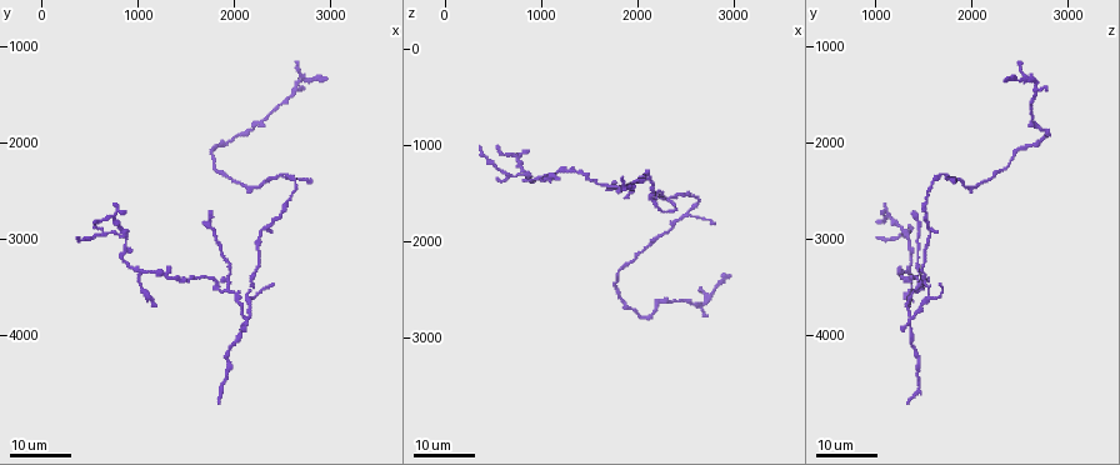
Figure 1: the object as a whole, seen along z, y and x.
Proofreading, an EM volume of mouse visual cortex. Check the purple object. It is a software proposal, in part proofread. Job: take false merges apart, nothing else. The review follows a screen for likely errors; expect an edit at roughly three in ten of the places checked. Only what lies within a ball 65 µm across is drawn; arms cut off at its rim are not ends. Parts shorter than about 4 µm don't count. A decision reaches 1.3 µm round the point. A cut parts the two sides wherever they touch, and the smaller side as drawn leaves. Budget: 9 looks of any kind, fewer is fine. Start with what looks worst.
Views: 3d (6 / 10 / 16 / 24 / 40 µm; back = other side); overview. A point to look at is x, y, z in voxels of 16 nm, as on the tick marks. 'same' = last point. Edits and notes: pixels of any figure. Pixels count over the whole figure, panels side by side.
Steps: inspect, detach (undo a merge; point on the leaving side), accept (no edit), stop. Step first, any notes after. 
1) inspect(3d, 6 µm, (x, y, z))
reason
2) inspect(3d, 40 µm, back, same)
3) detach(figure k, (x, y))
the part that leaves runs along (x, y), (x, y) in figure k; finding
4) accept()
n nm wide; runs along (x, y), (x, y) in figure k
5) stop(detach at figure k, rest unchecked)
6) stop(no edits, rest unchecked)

inspect(3d, 16 µm, (820, 2940, 1300))
small branch off a trunk

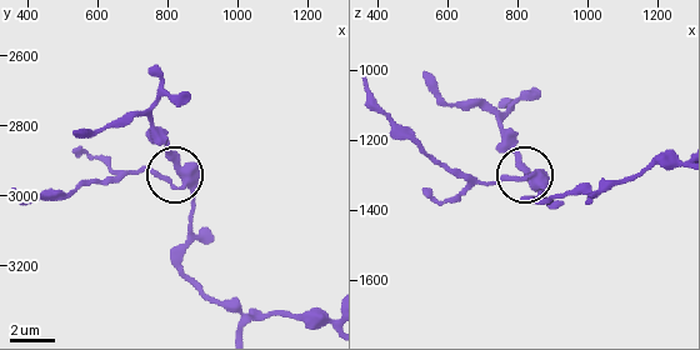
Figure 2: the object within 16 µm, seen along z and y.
inspect(3d, 6 µm, (810, 2960, 1310))

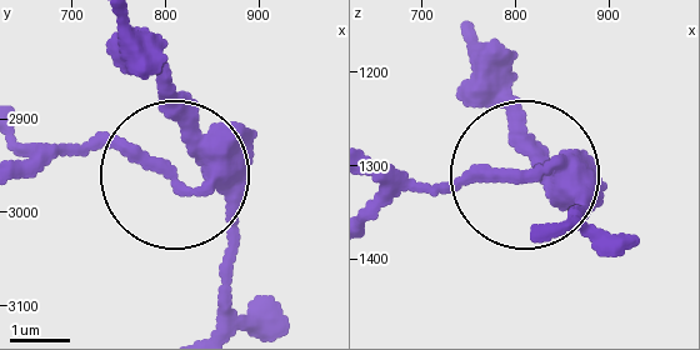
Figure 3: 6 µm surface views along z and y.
accept()
runs along (210, 329), (230, 225), (176, 175), (185, 120), (156, 36) in figure 3; one neuron here

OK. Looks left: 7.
inspect(3d, 16 µm, (1040, 3340, 1360))
four-way junction

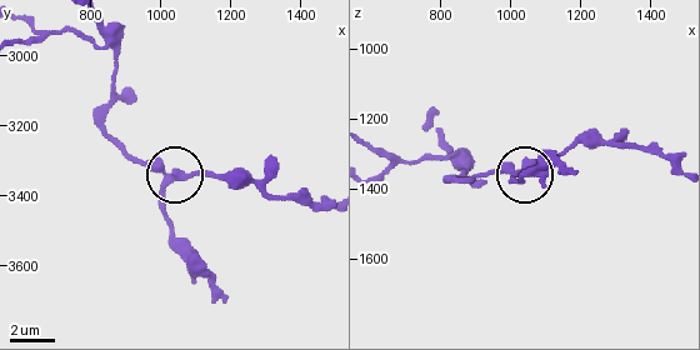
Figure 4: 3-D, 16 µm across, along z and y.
inspect(3d, 10 µm, (1020, 3350, 1360))

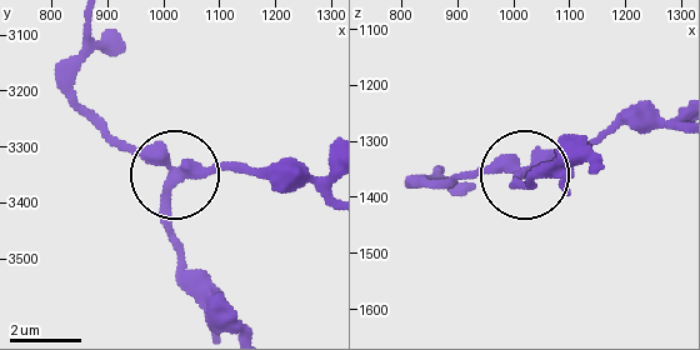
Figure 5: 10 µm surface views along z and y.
accept()
4 arms; runs along (324, 199), (234, 165), (180, 169), (171, 184), (180, 279) in figure 5; one neuron here

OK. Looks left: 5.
inspect(3d, 24 µm, (2080, 3820, 1380))
branch point

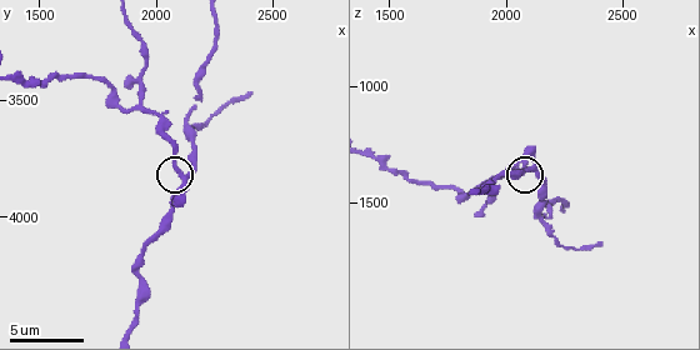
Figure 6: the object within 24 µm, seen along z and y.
inspect(3d, 10 µm, (2100, 3830, 1360))

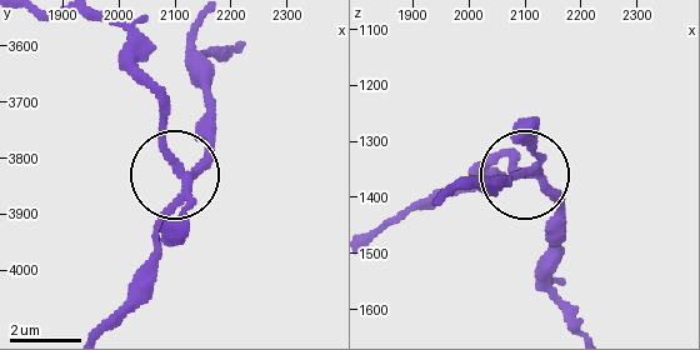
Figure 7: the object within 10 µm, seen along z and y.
accept()
runs along (559, 283), (544, 283), (550, 193), (535, 175), (493, 175) in figure 7; all the same neuron

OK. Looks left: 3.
inspect(3d, 16 µm, (2460, 2360, 1740))
side arm on a straight run

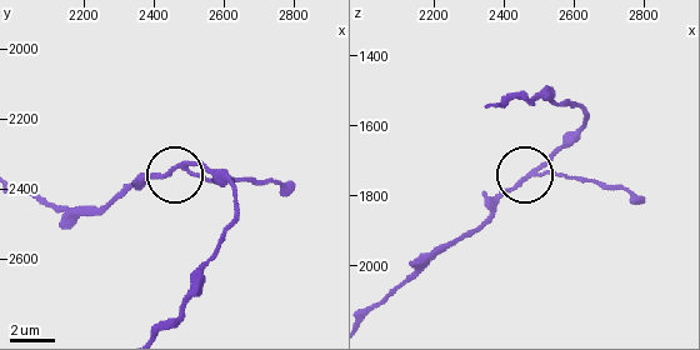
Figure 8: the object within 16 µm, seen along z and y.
inspect(3d, 10 µm, (2490, 2330, 1740))
closer look

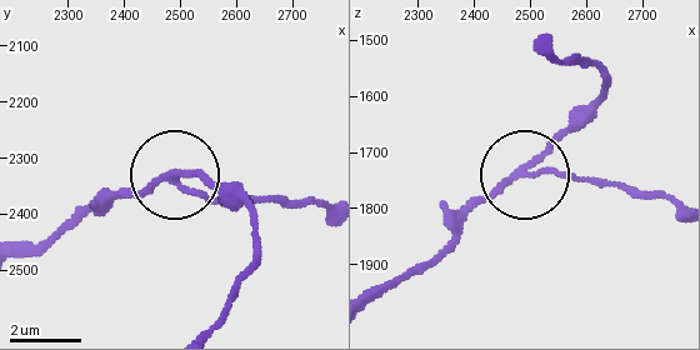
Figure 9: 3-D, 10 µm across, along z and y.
accept()
runs along (549, 54), (588, 63), (603, 90), (528, 174), (600, 176) in figure 9; one neuron here

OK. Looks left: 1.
stop(no edits, rest unchecked)

